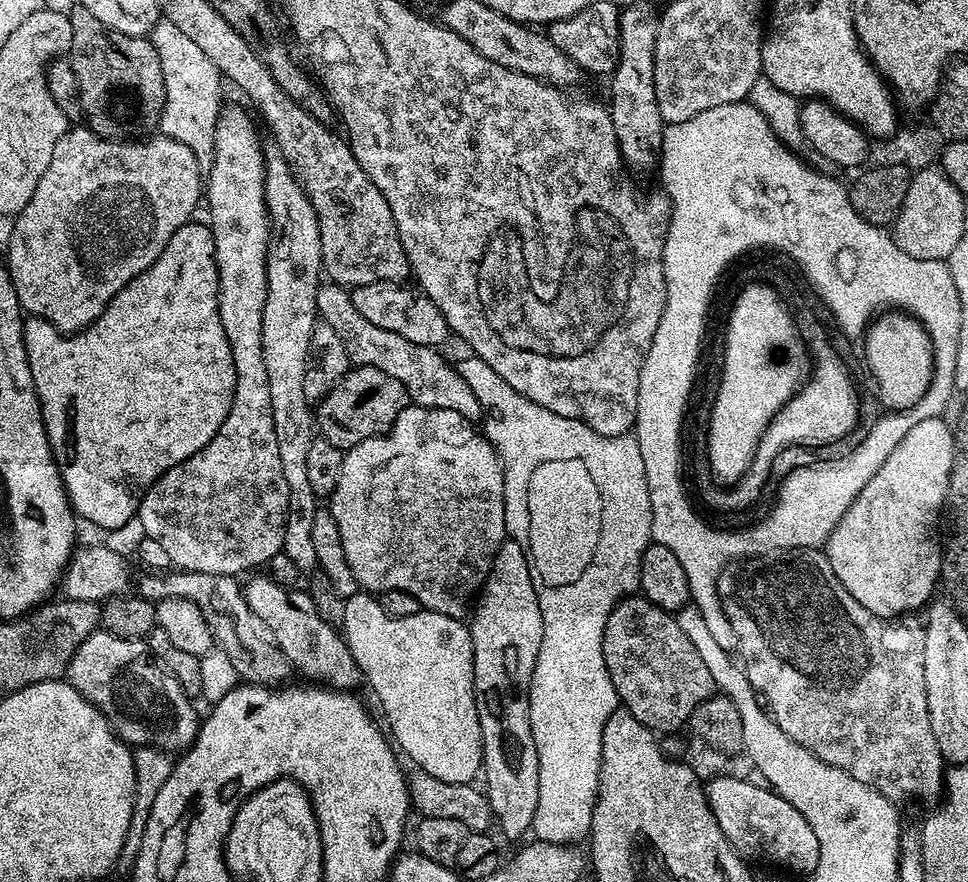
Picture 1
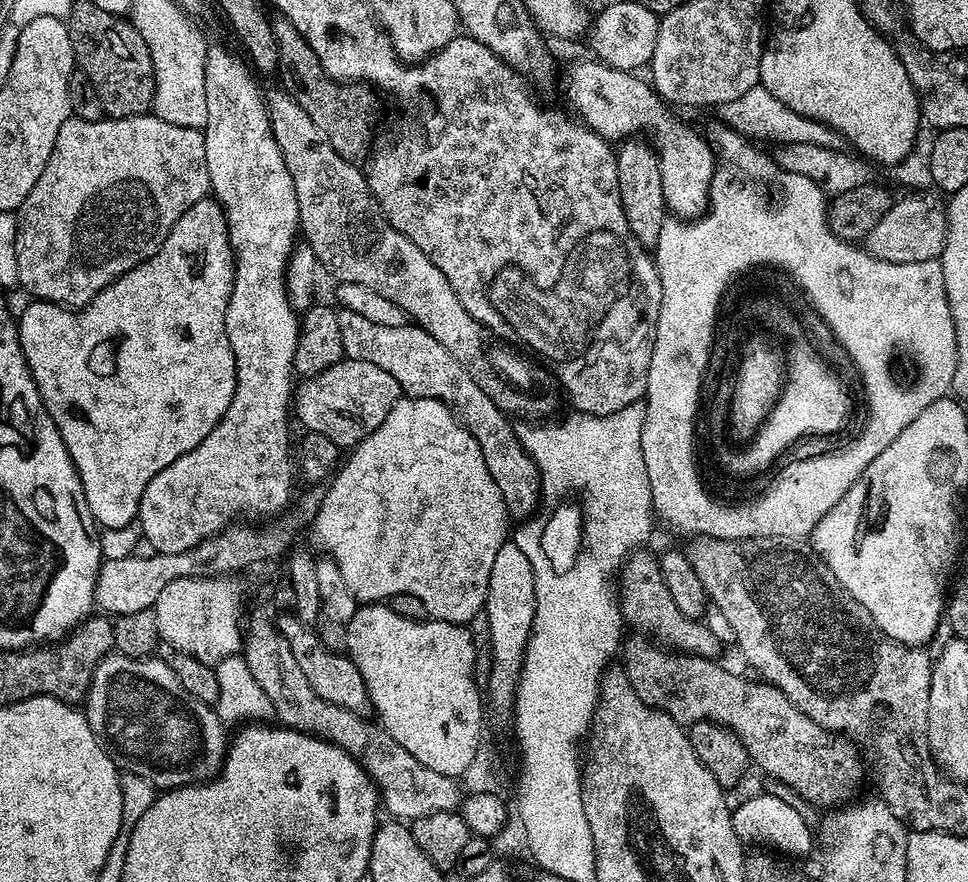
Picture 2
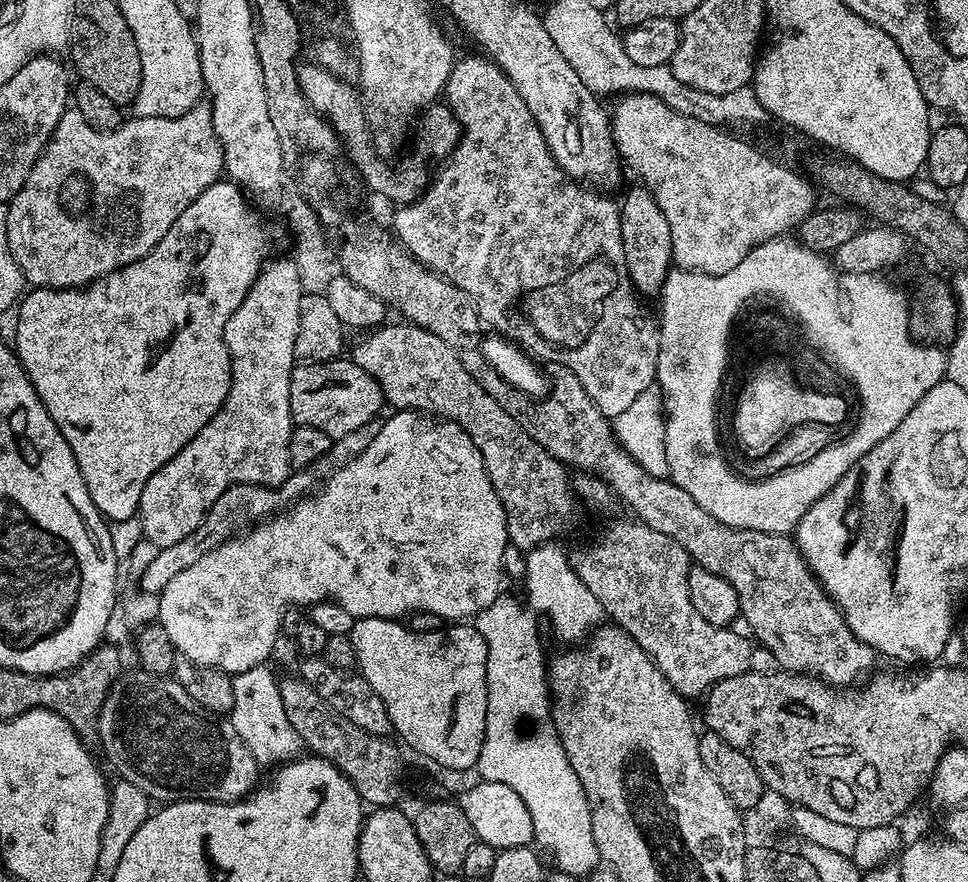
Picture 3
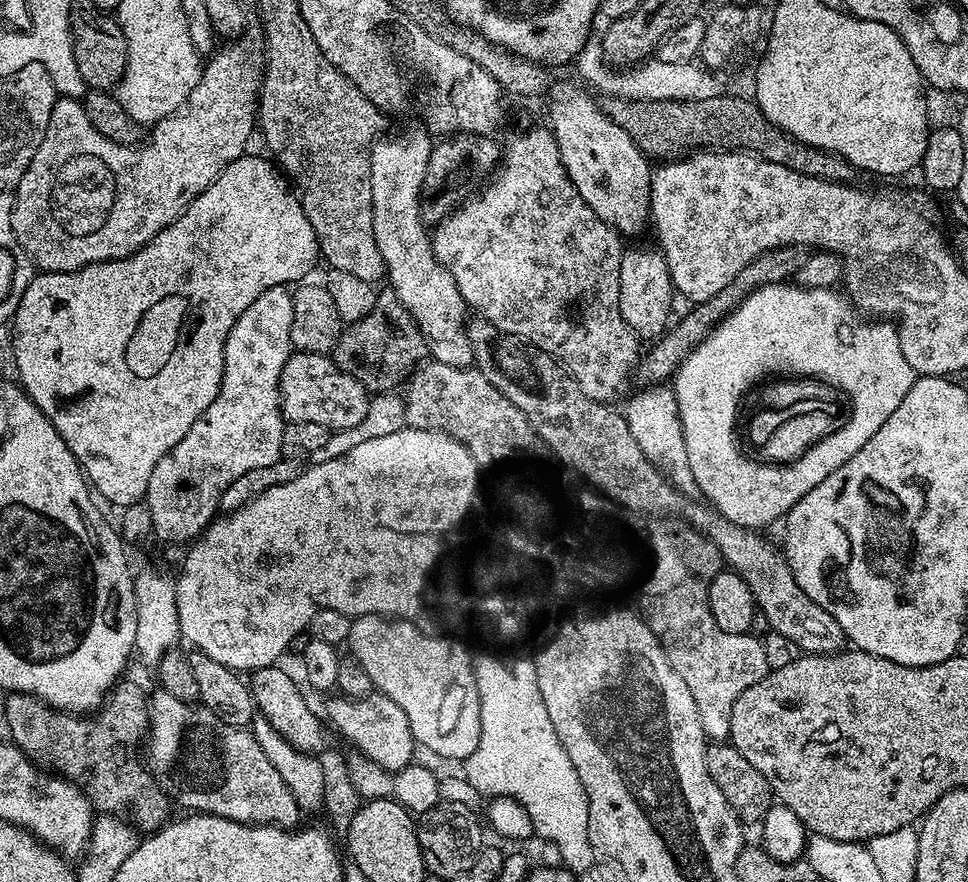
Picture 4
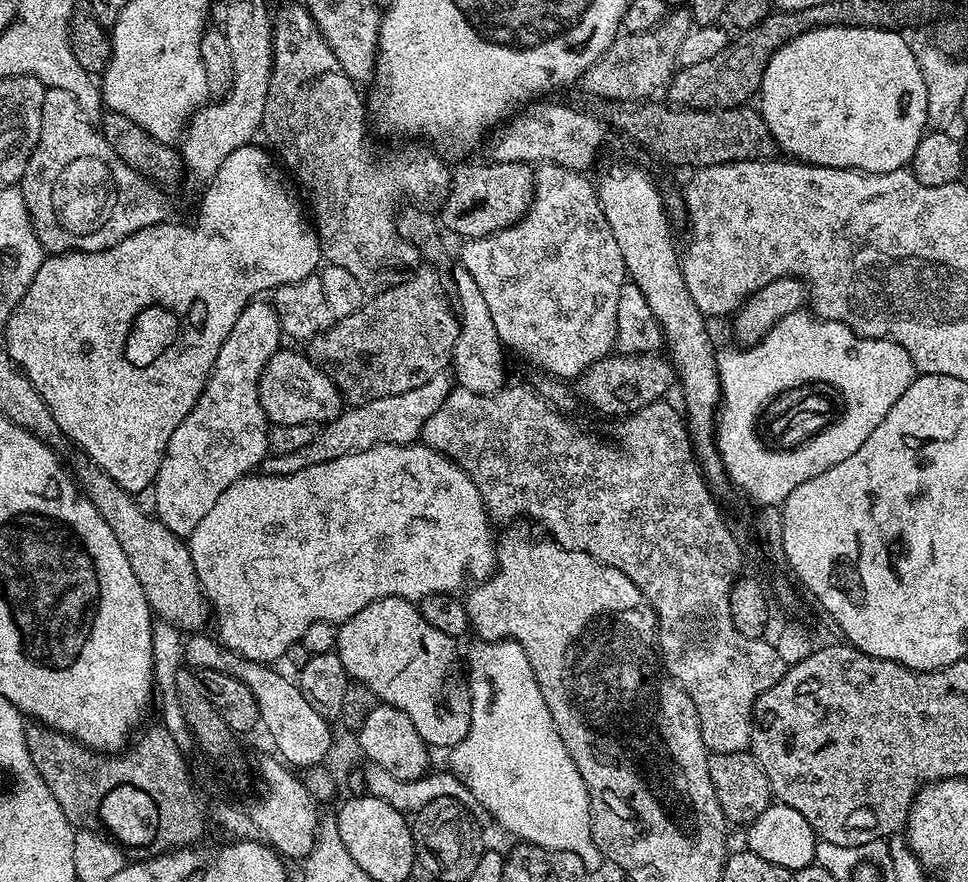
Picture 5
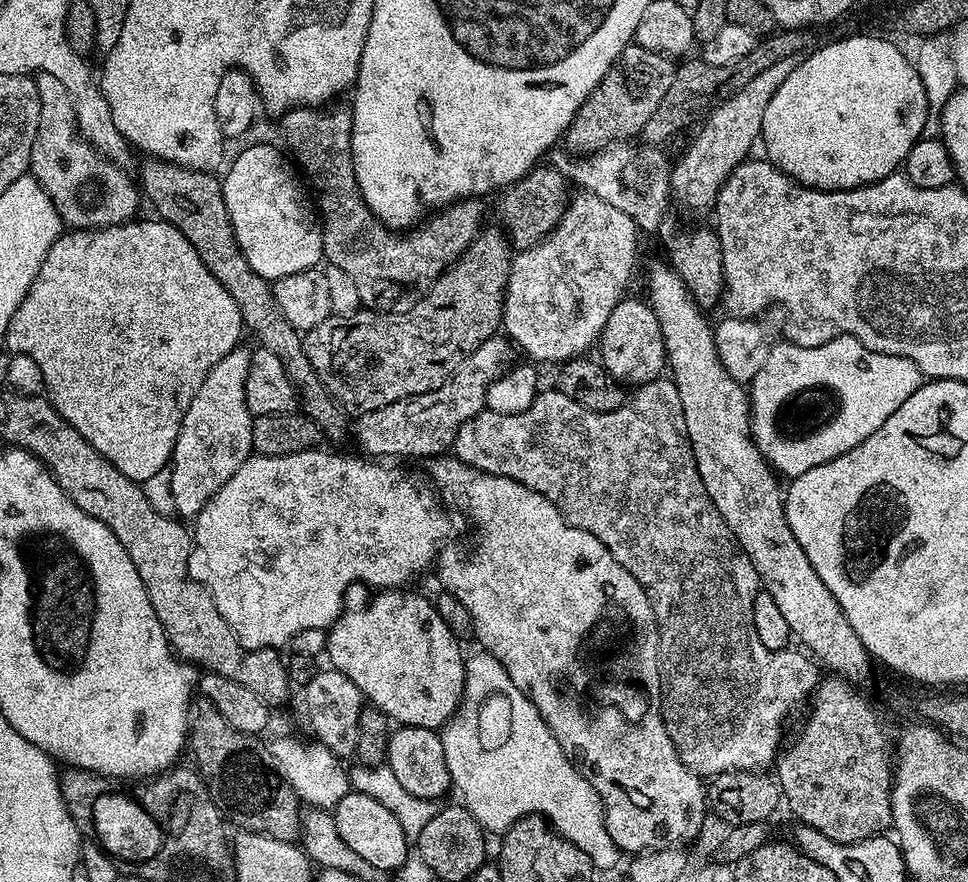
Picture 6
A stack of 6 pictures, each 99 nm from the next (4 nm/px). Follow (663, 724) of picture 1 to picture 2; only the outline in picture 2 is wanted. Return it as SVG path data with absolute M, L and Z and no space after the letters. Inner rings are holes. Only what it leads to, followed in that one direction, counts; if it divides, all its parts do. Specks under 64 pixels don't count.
M632 634L629 640L627 637L622 644L623 652L624 674L629 679L630 686L650 708L661 709L681 726L691 726L699 720L712 720L715 724L729 728L742 742L742 746L748 751L749 761L755 767L757 764L769 778L784 783L812 806L840 806L855 797L852 795L855 794L864 772L866 776L866 764L857 745L851 739L827 732L825 728L818 726L818 722L806 718L806 714L802 714L802 710L798 710L794 702L790 702L790 698L786 698L786 694L782 694L782 690L774 685L765 684L756 678L747 680L744 676L735 676L722 665L716 664L720 662L715 659L669 650L659 643L650 642L649 637L643 634Z

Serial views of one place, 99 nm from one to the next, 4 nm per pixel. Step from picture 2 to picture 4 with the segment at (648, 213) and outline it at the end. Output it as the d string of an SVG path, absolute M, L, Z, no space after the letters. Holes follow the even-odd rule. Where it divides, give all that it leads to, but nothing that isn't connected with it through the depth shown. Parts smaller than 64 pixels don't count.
M625 247L620 257L618 306L622 310L622 318L636 331L641 341L655 341L668 331L673 319L672 296L674 297L672 278L668 273L666 258L659 247Z

